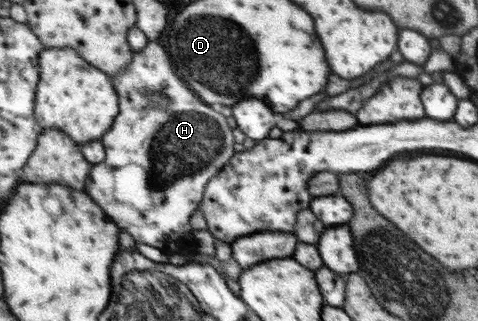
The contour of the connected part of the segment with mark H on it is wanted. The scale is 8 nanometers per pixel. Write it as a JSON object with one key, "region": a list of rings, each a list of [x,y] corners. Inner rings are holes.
{"region":[[[150,41],[146,50],[135,51],[132,64],[113,78],[121,94],[121,116],[106,136],[101,138],[107,148],[107,159],[93,166],[87,191],[122,226],[122,230],[130,232],[132,236],[140,236],[138,242],[150,244],[162,251],[164,248],[172,248],[172,251],[189,256],[196,255],[200,245],[194,234],[192,216],[203,204],[210,182],[237,153],[234,148],[234,128],[228,124],[228,116],[216,112],[189,85],[187,79],[178,74],[176,62],[158,41]],[[150,93],[167,94],[172,102],[168,106],[152,106]]]}

